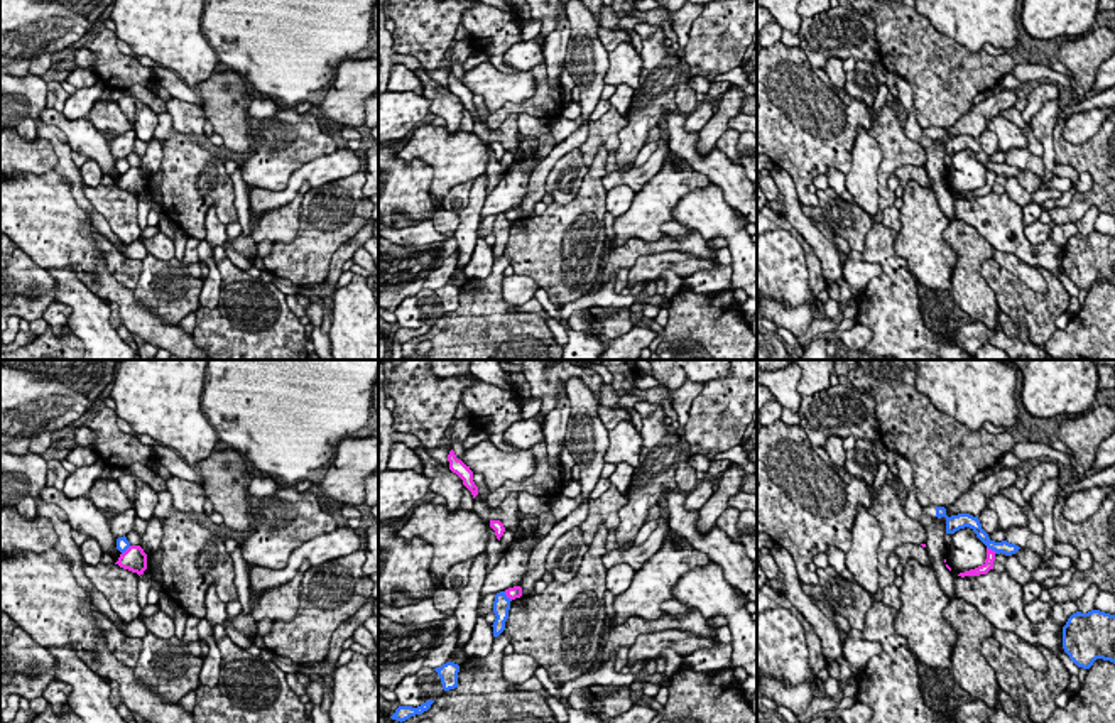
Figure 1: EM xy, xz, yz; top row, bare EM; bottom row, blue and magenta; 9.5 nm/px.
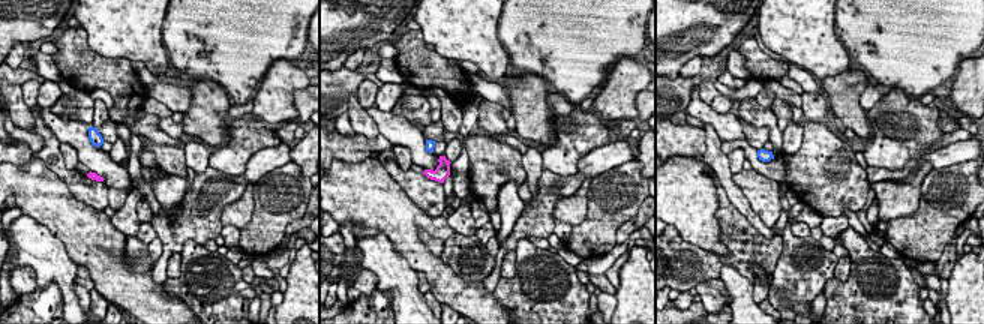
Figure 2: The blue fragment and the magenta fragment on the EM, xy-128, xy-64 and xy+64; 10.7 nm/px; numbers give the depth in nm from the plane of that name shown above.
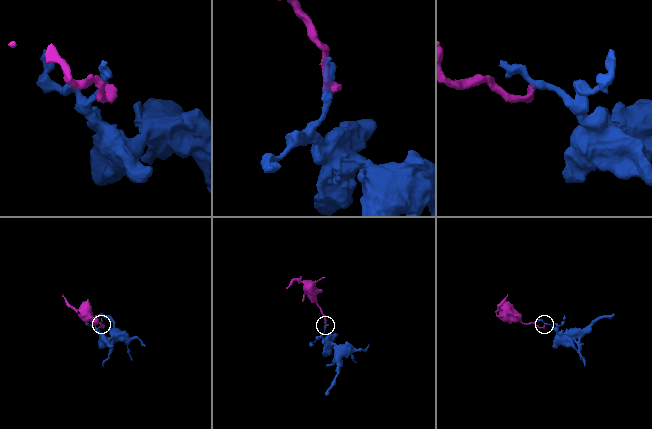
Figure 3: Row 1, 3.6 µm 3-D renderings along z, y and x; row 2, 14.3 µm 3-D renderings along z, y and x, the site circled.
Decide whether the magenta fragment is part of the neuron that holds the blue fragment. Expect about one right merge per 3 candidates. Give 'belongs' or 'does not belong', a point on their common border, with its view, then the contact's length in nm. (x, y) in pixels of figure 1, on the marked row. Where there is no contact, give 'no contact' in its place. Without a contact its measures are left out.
does not belong; contact xz (505, 597); length 120 nm

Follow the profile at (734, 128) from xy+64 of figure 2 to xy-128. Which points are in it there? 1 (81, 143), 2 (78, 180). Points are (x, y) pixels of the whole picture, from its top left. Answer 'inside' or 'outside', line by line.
1: inside
2: outside

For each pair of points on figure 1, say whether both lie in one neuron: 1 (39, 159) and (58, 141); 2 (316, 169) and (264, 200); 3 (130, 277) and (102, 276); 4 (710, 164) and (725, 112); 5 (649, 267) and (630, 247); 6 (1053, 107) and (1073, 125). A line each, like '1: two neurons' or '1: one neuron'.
1: two neurons
2: one neuron
3: two neurons
4: two neurons
5: two neurons
6: two neurons

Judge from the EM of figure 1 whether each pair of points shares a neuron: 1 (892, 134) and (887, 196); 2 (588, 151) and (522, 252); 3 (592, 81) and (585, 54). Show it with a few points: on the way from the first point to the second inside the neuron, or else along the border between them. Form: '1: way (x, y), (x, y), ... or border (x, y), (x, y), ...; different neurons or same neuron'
1: way (891, 149), (891, 163), (884, 173), (884, 181); same neuron
2: border (603, 144), (590, 168); different neurons
3: way (588, 75), (587, 61); same neuron

